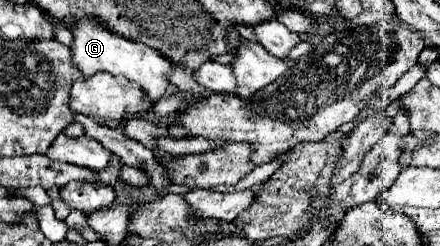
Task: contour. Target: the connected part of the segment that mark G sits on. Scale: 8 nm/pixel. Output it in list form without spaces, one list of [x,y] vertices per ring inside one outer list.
[[[80,18],[80,22],[76,22],[72,26],[72,64],[76,64],[76,68],[82,72],[84,78],[94,76],[96,72],[110,72],[112,76],[124,76],[130,82],[136,82],[144,92],[148,92],[148,96],[158,102],[170,88],[170,80],[166,78],[166,74],[170,74],[170,62],[158,54],[156,50],[148,48],[146,44],[140,42],[132,42],[122,38],[120,34],[108,30],[98,18]]]

